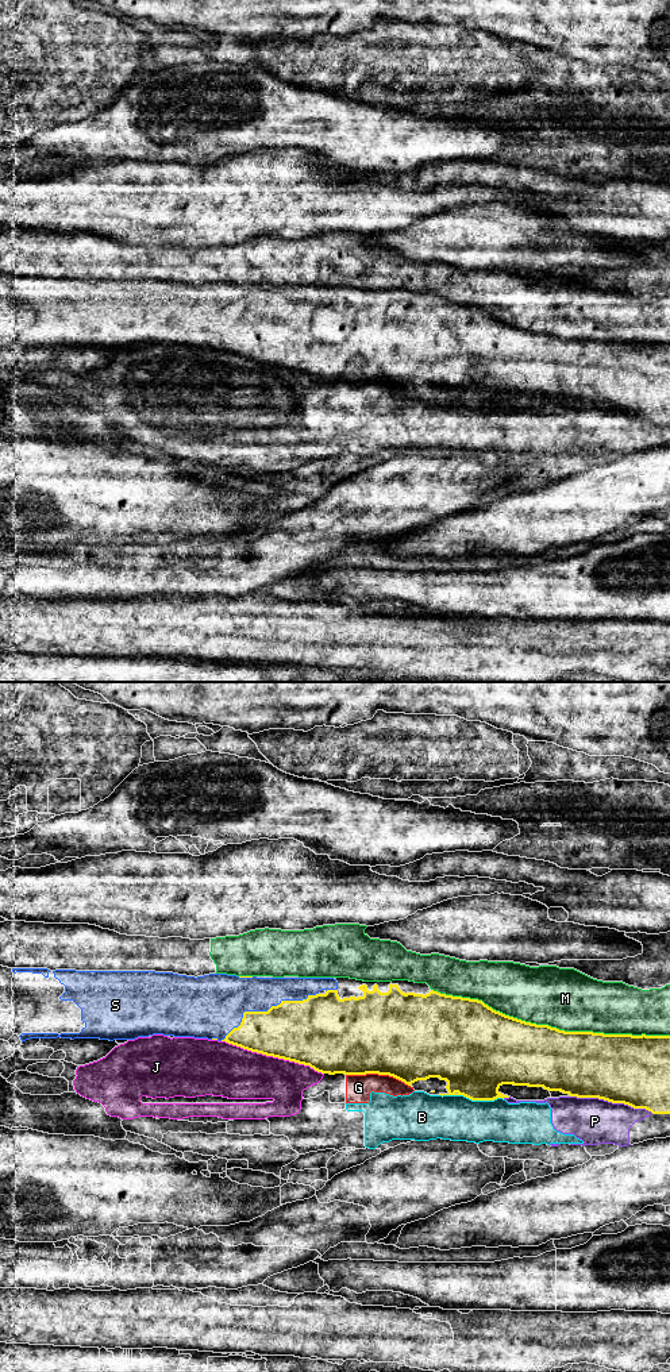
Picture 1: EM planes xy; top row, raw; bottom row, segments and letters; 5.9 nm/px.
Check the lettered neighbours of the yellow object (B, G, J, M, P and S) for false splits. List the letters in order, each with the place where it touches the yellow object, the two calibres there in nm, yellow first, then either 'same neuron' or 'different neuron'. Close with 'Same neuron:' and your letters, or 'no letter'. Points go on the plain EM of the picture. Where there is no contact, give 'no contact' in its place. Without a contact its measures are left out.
B: xy (472, 408) | 440/280 nm | different neuron
G: xy (378, 382) | 500/160 nm | different neuron
J: xy (273, 365) | 380/300 nm | different neuron
M: xy (550, 335) | 380/360 nm | different neuron
P: xy (612, 411) | 420/280 nm | different neuron
S: xy (265, 320) | 360/280 nm | same neuron
Same neuron: S

